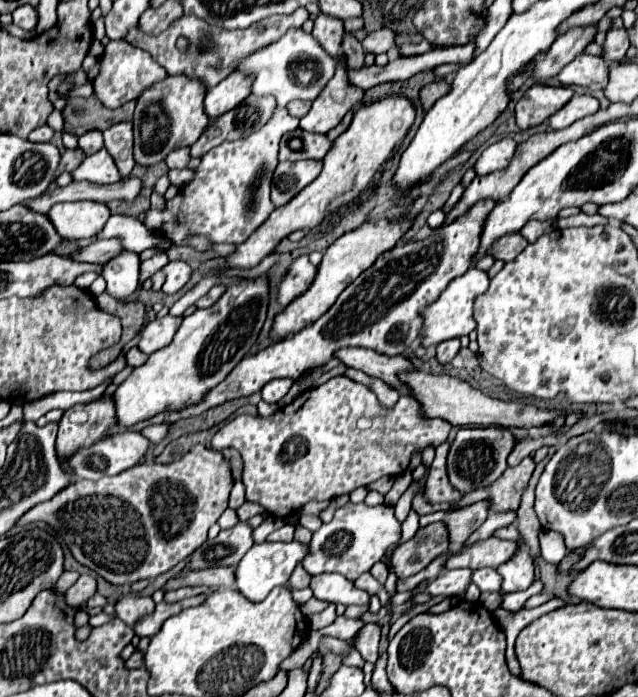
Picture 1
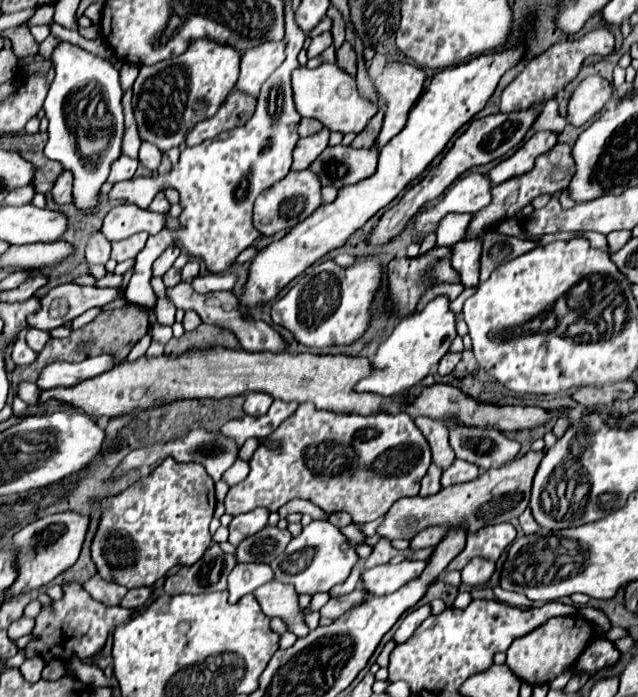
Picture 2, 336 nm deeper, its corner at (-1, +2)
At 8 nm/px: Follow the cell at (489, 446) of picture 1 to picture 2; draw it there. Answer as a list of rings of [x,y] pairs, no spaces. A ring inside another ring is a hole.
[[[455,460],[447,470],[443,470],[441,476],[441,488],[453,486],[453,484],[463,484],[463,482],[471,482],[479,476],[479,470],[475,464],[469,464],[465,460]]]

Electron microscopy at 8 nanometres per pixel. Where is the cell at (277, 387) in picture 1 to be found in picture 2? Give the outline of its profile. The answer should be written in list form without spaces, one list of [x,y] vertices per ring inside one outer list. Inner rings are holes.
[[[251,392],[251,394],[247,394],[247,400],[245,400],[245,404],[243,404],[243,410],[245,410],[245,414],[249,414],[249,416],[261,416],[263,412],[269,410],[271,402],[273,402],[273,398],[271,398],[269,394]]]

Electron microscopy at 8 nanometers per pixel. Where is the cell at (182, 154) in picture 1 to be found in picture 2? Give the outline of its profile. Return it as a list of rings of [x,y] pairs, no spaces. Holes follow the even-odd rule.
[[[143,142],[141,148],[139,148],[139,156],[137,158],[139,158],[139,162],[145,168],[149,168],[151,172],[155,172],[157,166],[159,166],[159,162],[161,162],[161,152],[159,152],[159,148],[155,148],[155,144]]]

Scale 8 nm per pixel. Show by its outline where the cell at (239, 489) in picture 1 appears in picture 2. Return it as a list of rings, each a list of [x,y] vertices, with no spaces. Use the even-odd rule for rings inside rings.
[[[239,458],[239,460],[237,460],[237,464],[235,464],[235,466],[231,466],[231,468],[223,474],[223,480],[225,480],[229,486],[233,486],[233,484],[243,482],[243,480],[247,478],[247,474],[249,474],[249,464],[247,464],[247,462],[243,462],[243,460]]]

